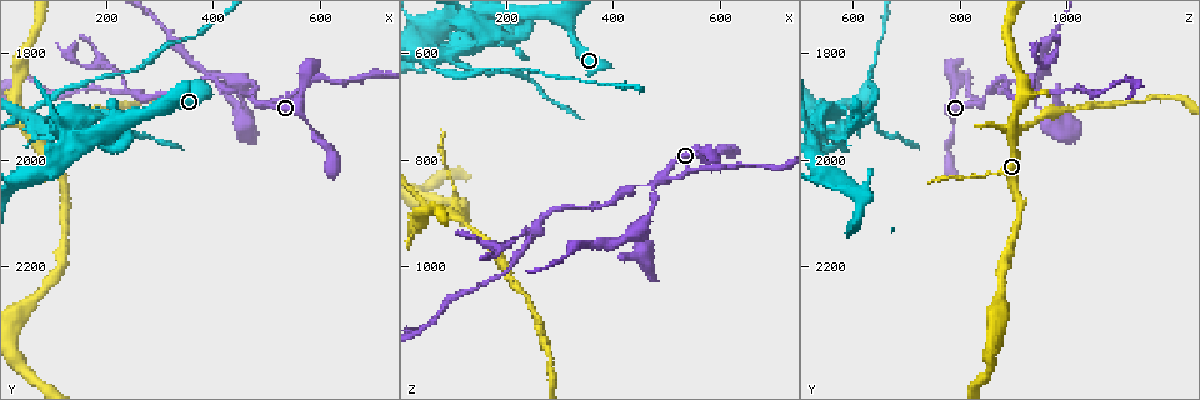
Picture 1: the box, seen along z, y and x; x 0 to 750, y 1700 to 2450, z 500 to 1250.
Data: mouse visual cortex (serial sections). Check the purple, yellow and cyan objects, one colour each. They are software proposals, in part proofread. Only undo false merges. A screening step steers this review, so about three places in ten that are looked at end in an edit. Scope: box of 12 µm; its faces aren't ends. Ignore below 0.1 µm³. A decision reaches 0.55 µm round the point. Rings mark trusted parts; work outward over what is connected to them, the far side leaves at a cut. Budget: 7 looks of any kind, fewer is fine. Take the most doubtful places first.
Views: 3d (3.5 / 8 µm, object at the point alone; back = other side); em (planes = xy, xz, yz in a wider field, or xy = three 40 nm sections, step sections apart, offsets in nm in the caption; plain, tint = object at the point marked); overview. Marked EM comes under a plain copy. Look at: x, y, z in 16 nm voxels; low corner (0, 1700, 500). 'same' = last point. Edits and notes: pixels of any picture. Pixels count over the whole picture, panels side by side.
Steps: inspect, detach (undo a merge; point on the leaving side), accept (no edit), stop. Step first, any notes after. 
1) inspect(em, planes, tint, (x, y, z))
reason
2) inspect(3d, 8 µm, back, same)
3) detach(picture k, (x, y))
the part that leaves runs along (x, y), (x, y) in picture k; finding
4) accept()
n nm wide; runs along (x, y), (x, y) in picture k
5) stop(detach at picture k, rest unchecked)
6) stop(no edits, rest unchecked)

inspect(3d, 3.5 µm, (470, 1890, 845))
arms part here

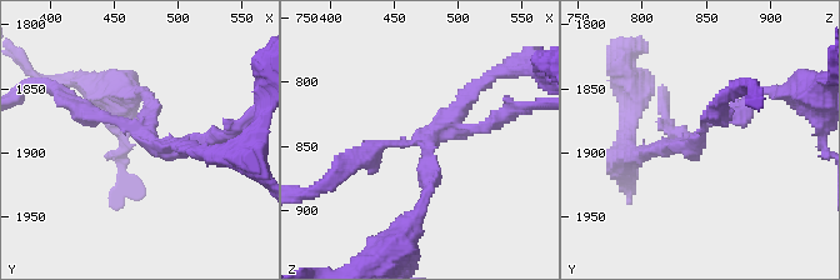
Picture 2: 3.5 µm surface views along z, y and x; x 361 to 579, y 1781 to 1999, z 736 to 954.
inspect(em, xy, step 1, tint, (474, 1886, 848))

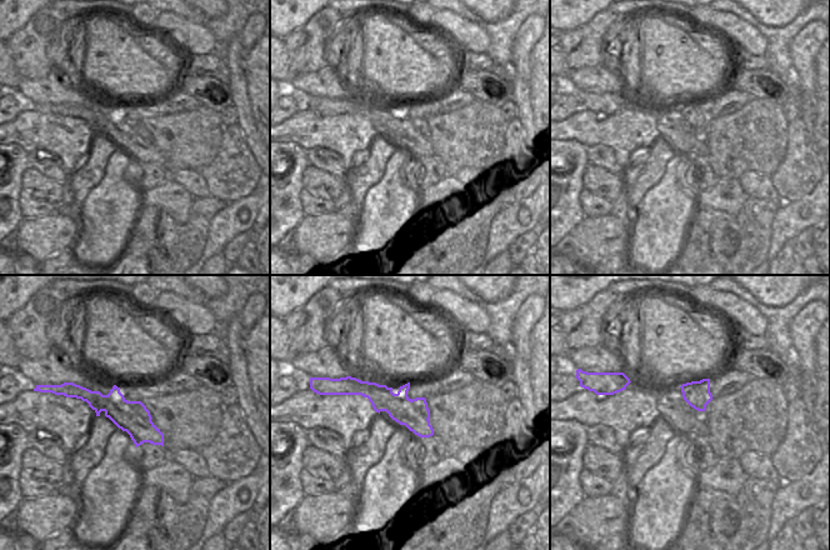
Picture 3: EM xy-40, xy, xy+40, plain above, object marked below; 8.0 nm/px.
detach(picture 2, (376, 145))
240 nm wide; border along (130, 401), (133, 408), (150, 421) in picture 3; two cells meet here

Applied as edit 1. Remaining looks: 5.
inspect(overview)
see it whole again

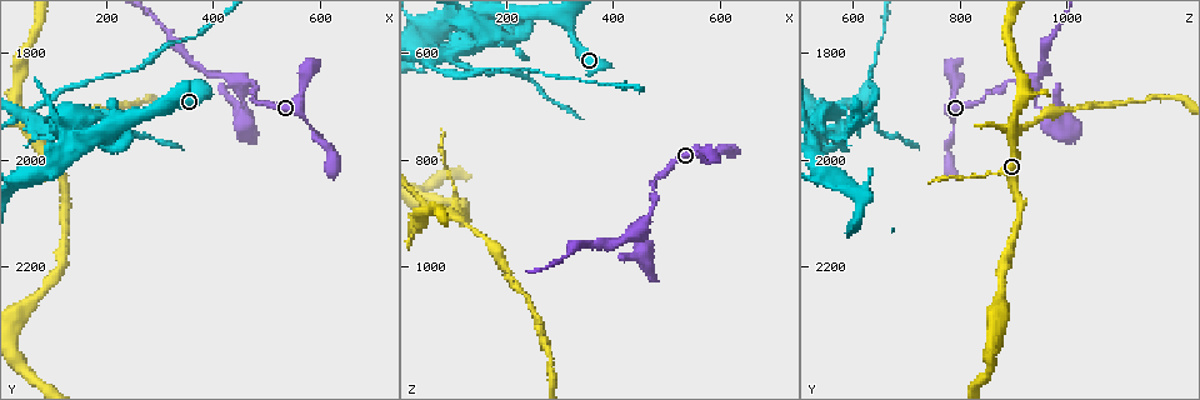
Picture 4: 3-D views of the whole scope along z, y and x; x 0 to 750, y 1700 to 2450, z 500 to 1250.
inspect(3d, 8 µm, (85, 1950, 895))
four arms meet

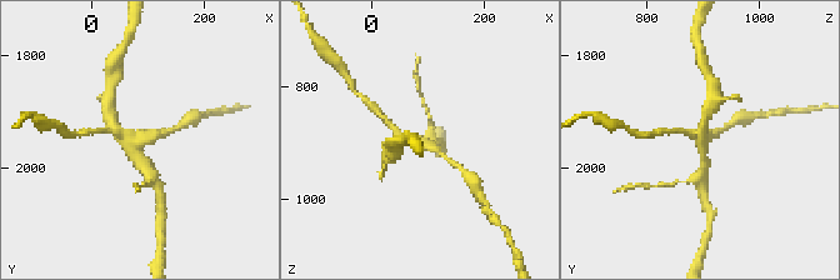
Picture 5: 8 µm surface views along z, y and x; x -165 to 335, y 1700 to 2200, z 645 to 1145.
inspect(em, xy, step 2, tint, (85, 1950, 900))
4 arms; arms of 200, 200, 250, 300 nm; shape alone is not enough

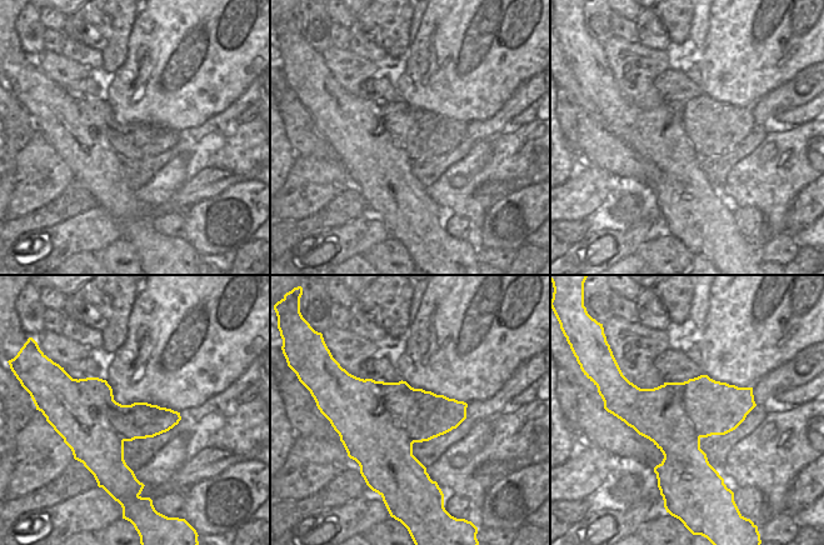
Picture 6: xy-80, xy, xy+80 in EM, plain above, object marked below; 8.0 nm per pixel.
detach(picture 5, (160, 133))
two cells meet here

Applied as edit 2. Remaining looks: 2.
inspect(3d, 3.5 µm, (355, 1820, 960))
thin neck

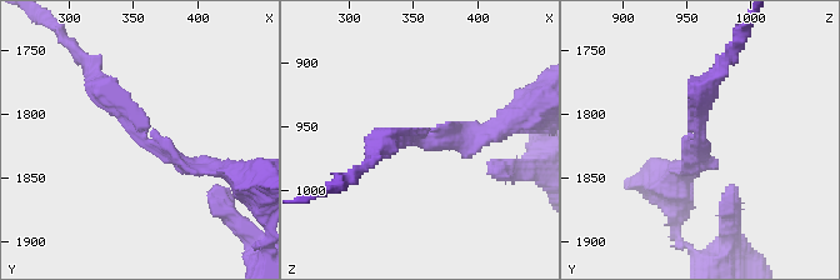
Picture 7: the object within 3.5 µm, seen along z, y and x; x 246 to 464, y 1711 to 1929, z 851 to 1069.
inspect(em, xy, step 2, tint, (350, 1818, 962))
arms of 150, 300 nm; shape alone is not enough

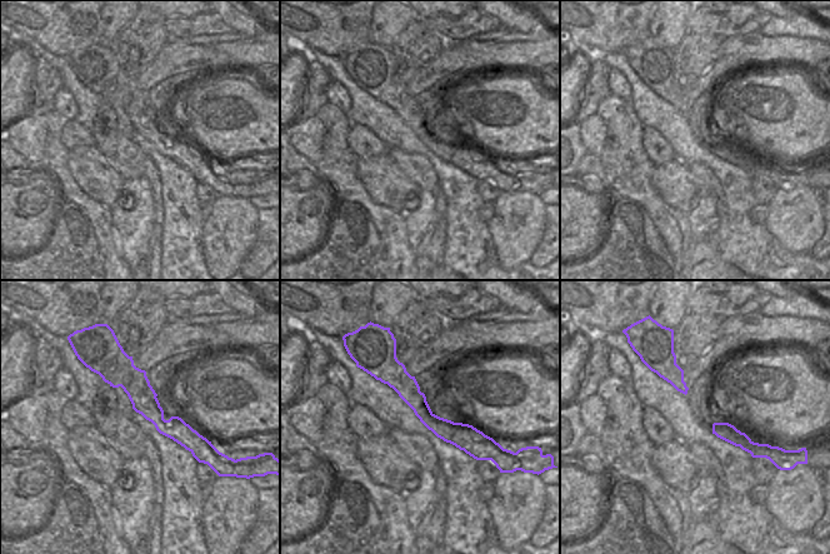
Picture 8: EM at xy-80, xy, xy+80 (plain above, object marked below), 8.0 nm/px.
accept()
one cell here

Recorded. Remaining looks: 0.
stop(detach at picture 2, detach at picture 5, rest unchecked)

